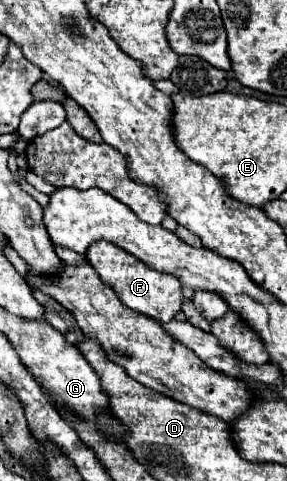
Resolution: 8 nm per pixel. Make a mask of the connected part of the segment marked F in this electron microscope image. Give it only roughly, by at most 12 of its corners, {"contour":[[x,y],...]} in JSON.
{"contour":[[110,242],[86,260],[132,310],[170,322],[182,286]]}

